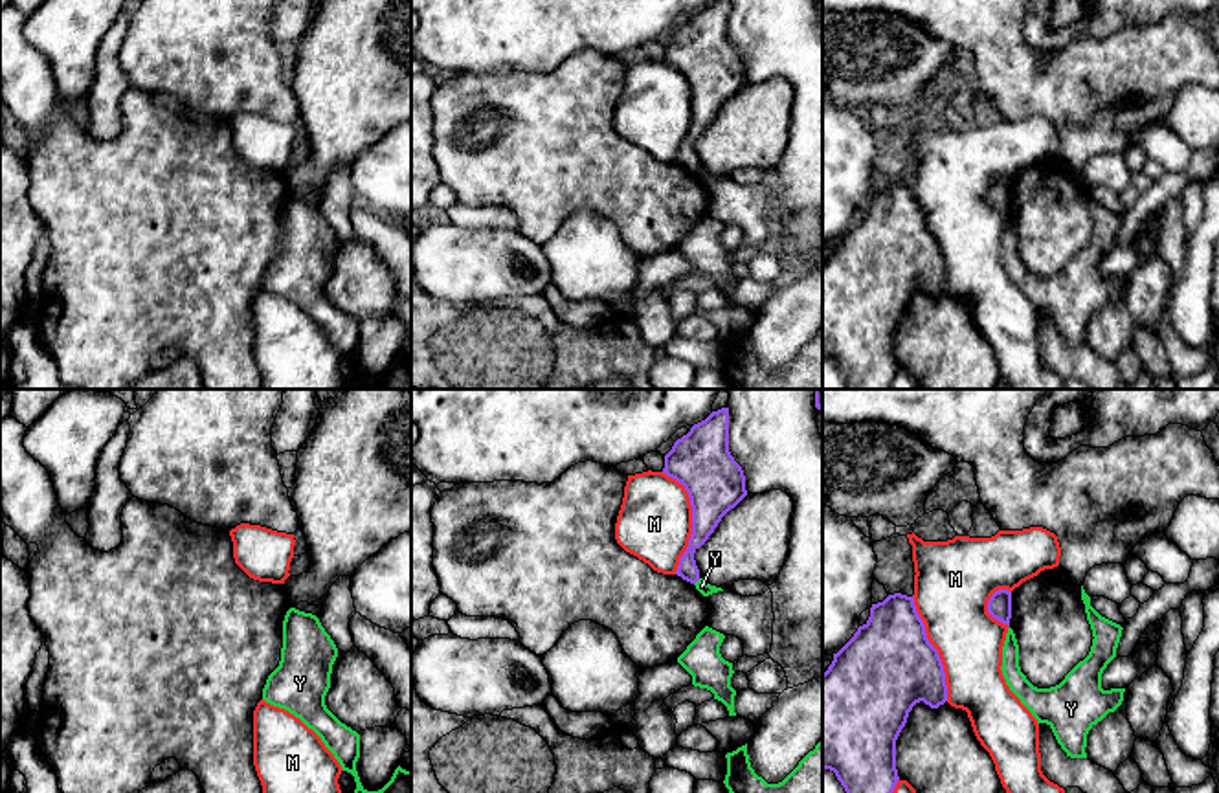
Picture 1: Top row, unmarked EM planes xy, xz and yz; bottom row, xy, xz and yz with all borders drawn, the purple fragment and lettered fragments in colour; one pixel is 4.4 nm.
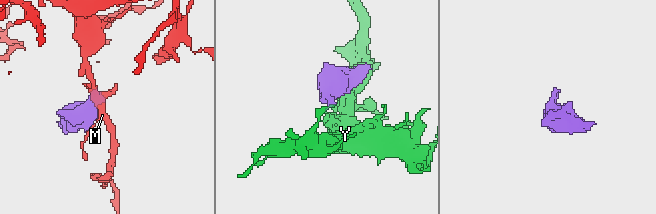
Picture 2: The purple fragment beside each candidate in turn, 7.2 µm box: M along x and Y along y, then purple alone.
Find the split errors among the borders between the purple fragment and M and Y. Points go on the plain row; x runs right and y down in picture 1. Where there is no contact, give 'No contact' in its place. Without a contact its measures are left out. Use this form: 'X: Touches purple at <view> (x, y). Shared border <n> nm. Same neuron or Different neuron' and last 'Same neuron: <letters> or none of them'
M: Touches purple at xz (693, 109). Shared border 460 nm. Different neuron
Y: Touches purple at xz (696, 169). Shared border 40 nm. Different neuron
Same neuron: none of them

